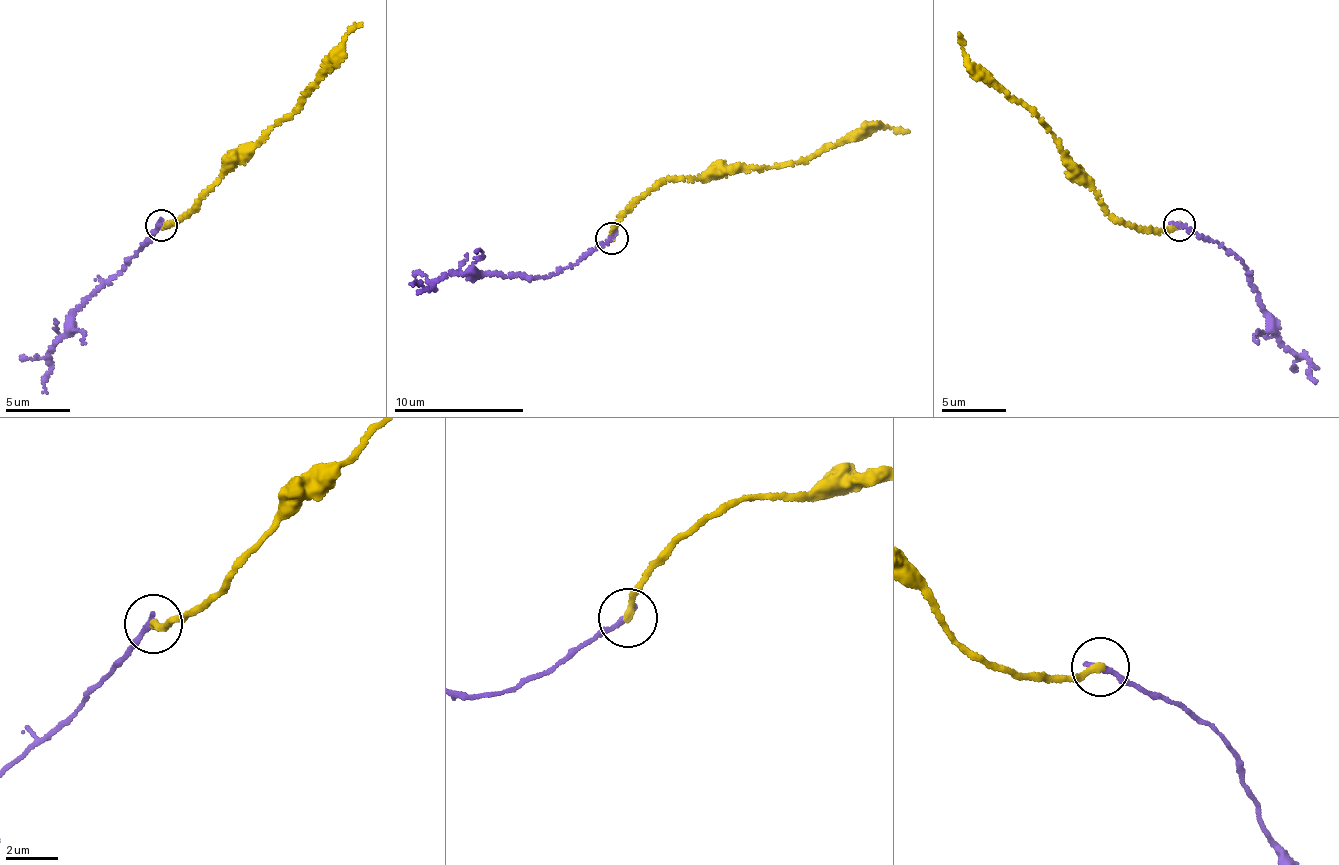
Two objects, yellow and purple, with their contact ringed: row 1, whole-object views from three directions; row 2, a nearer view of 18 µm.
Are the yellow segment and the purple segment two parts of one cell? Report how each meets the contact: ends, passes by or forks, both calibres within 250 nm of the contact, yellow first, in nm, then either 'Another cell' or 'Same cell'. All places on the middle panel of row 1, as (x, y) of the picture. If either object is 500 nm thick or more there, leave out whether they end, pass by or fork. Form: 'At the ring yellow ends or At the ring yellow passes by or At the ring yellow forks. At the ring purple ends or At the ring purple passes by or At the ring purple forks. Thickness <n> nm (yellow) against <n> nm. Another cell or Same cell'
At the ring yellow ends. At the ring purple ends. Thickness 280 nm (yellow) against 220 nm. Another cell

